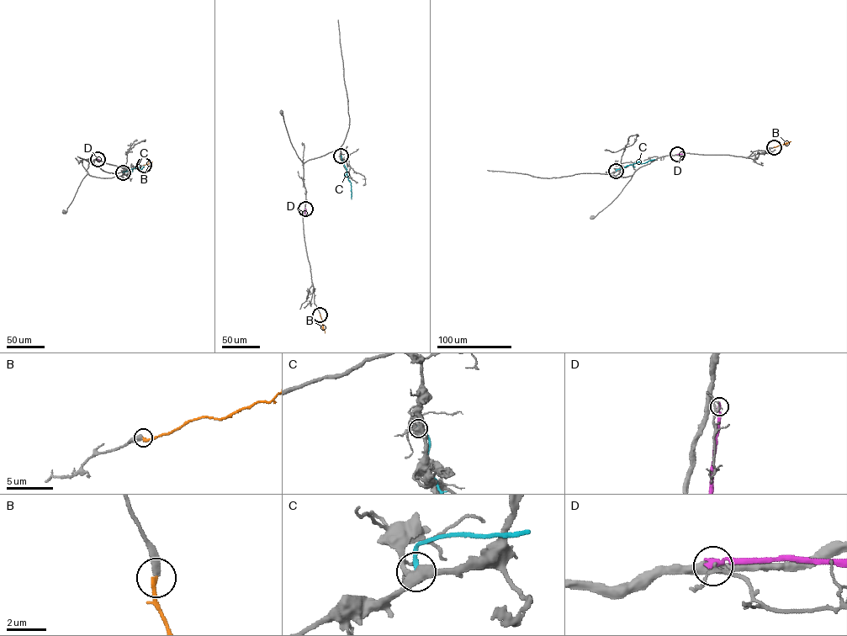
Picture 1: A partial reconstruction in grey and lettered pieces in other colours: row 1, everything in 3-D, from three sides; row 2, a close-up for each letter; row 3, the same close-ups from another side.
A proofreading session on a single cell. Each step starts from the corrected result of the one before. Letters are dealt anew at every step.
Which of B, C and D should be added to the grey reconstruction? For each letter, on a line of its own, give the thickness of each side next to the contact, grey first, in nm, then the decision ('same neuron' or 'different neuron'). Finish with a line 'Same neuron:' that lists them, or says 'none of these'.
B: 380 nm thick on the grey side, 200 nm on the other; same neuron
C: 480 nm thick on the grey side, 200 nm on the other; different neuron
D: 130 nm thick on the grey side, 280 nm on the other; different neuron
Same neuron: B

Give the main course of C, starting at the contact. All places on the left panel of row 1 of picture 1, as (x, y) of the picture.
C: (123, 172), (144, 166)

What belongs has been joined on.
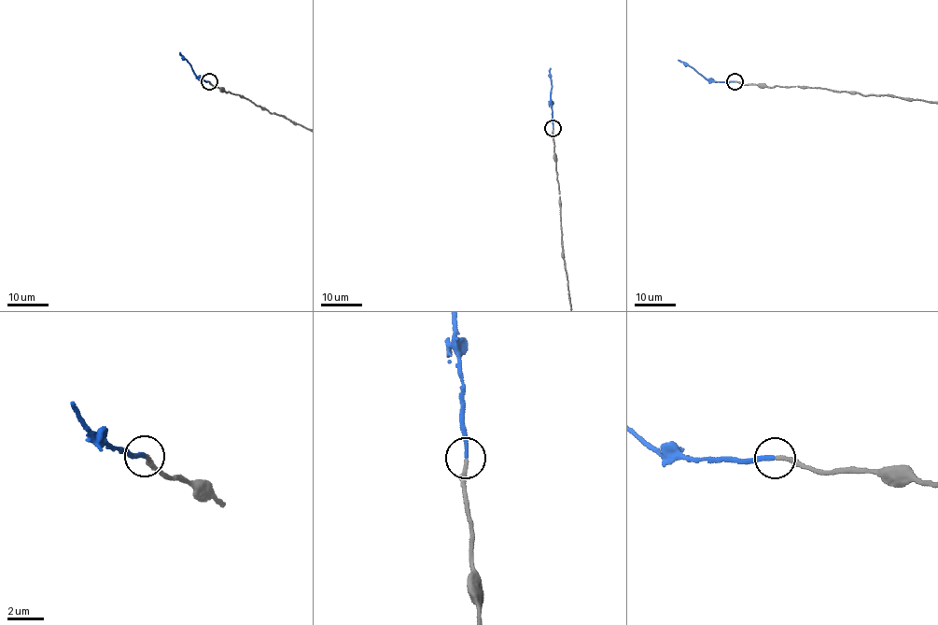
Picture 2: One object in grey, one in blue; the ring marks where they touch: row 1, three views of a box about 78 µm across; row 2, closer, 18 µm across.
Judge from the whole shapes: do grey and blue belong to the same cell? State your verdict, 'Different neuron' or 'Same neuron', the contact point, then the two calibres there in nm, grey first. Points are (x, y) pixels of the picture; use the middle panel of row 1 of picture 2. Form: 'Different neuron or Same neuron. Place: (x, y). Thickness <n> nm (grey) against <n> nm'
Same neuron. Place: (552, 128). Thickness 200 nm (grey) against 220 nm

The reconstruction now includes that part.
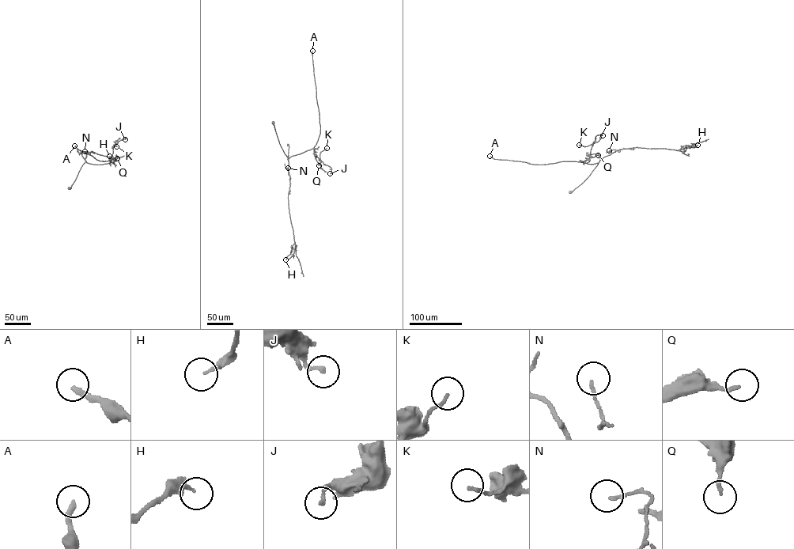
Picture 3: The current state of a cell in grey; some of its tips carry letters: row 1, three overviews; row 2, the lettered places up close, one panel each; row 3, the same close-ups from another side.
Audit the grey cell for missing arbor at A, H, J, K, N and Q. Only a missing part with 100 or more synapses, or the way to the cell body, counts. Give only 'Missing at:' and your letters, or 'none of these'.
Missing at: A

